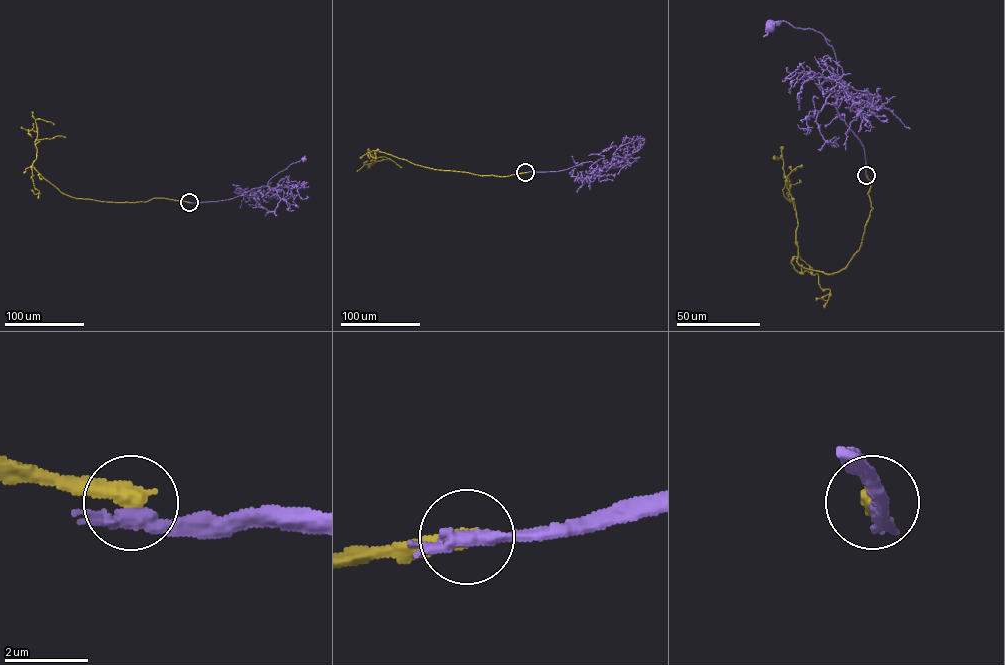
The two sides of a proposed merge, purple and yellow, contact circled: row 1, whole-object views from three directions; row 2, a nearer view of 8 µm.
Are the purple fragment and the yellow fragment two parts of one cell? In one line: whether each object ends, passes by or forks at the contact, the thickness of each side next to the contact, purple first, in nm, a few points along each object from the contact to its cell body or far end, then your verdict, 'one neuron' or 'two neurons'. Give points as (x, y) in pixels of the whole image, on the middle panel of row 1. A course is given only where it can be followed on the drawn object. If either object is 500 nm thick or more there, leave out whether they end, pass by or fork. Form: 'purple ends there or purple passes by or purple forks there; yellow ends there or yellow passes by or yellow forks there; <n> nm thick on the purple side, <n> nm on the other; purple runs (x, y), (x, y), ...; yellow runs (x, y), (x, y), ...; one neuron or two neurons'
purple passes by; yellow ends there; 280 nm thick on the purple side, 440 nm on the other; purple runs (525, 172), (558, 171), (590, 161), (601, 168), (618, 167), (630, 159), (640, 139); yellow runs (525, 172), (502, 176), (480, 175), (426, 167), (376, 150), (369, 153), (372, 155), (371, 165), (389, 158); two neurons

